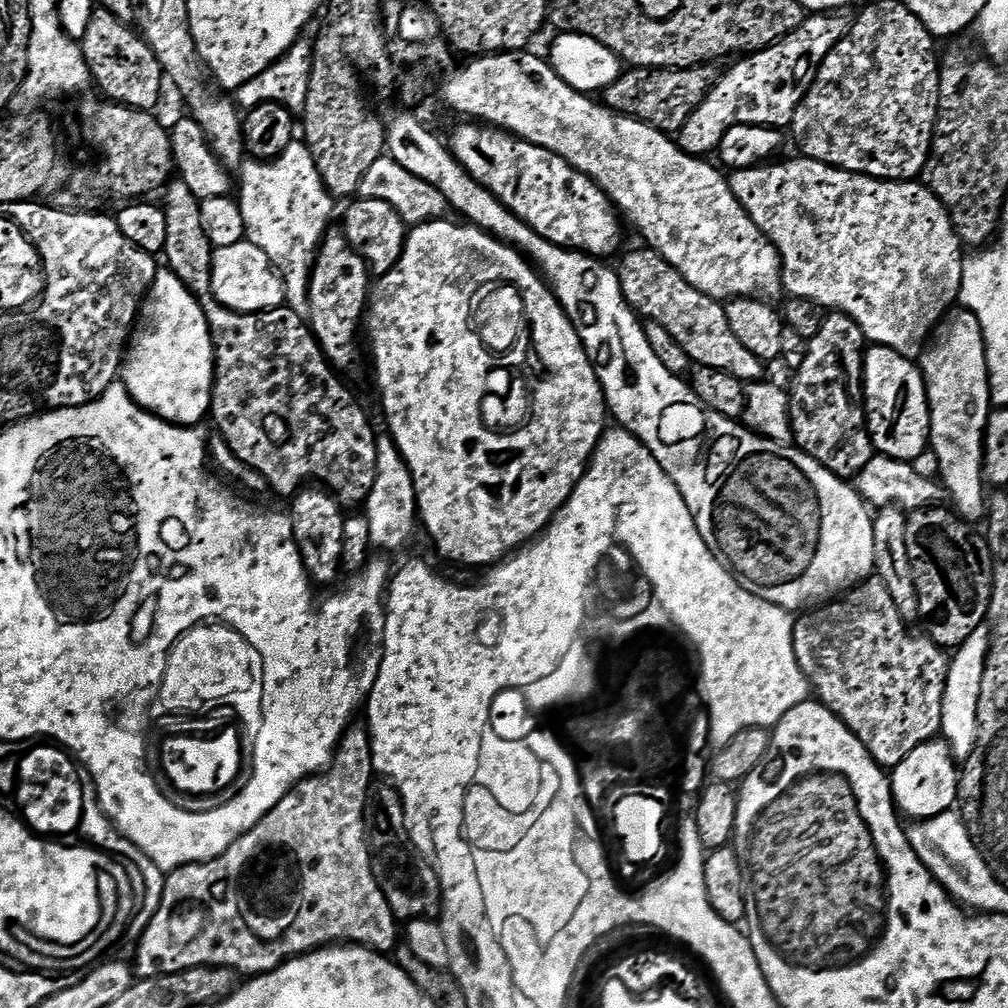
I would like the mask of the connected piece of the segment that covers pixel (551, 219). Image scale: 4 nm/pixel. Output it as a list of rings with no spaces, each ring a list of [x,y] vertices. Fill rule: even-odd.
[[[464,122],[456,132],[454,155],[456,161],[470,174],[470,178],[474,178],[474,182],[486,186],[486,190],[490,190],[494,198],[502,201],[523,224],[530,226],[552,244],[586,252],[597,258],[609,258],[619,250],[621,217],[616,205],[589,176],[570,166],[570,162],[558,158],[558,154],[521,140],[503,128],[485,126],[480,122]]]

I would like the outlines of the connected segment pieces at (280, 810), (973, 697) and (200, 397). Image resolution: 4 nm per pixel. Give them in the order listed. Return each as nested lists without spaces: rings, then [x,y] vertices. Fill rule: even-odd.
[[[349,727],[343,740],[340,741],[340,747],[337,748],[332,763],[323,772],[308,776],[302,783],[295,784],[290,794],[286,794],[286,798],[282,798],[282,802],[278,802],[278,806],[274,806],[274,810],[270,810],[270,814],[266,814],[266,818],[262,818],[262,822],[254,826],[254,830],[242,834],[242,838],[238,838],[238,842],[234,842],[230,850],[226,850],[213,860],[207,860],[201,864],[187,864],[167,873],[162,902],[154,918],[146,926],[146,930],[138,936],[140,945],[136,948],[136,960],[134,959],[135,975],[145,980],[146,978],[158,978],[162,974],[178,974],[182,970],[191,968],[235,968],[240,974],[259,974],[282,966],[294,956],[305,956],[307,952],[314,952],[325,946],[336,946],[341,942],[359,944],[365,948],[372,948],[375,952],[391,953],[397,947],[402,932],[398,927],[396,915],[390,910],[374,878],[372,849],[368,842],[368,831],[364,829],[368,811],[368,794],[372,790],[373,783],[372,738],[368,735],[367,727]]]
[[[980,627],[966,638],[966,642],[955,649],[948,668],[948,685],[944,691],[942,704],[942,738],[951,749],[957,761],[963,762],[974,754],[978,742],[978,698],[982,694],[982,676],[986,670],[988,648],[992,645],[992,636],[987,627]]]
[[[164,266],[159,269],[154,278],[151,288],[148,290],[147,296],[144,297],[143,304],[140,305],[139,319],[137,319],[131,337],[126,345],[124,359],[122,361],[122,382],[126,386],[126,390],[136,399],[137,404],[148,412],[153,412],[156,416],[160,416],[170,424],[182,424],[185,426],[196,426],[201,422],[200,419],[209,415],[212,406],[212,381],[216,379],[216,351],[212,349],[212,335],[208,329],[208,319],[204,313],[204,307],[199,304],[189,288],[178,279],[177,276],[168,267]]]

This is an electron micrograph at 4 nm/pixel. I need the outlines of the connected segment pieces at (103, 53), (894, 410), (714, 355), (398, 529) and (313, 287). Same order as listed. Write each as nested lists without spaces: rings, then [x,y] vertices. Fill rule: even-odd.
[[[96,8],[87,17],[86,34],[79,41],[81,50],[92,71],[95,87],[105,92],[109,101],[152,112],[166,89],[166,77],[160,69],[154,50],[132,24],[124,24],[105,8]]]
[[[872,346],[864,353],[862,407],[873,449],[895,460],[914,461],[930,448],[930,406],[924,374],[913,361],[889,348]]]
[[[640,246],[637,252],[632,252],[621,264],[618,264],[622,294],[628,299],[628,304],[645,321],[653,320],[658,326],[666,326],[670,334],[686,350],[693,365],[714,370],[726,370],[726,374],[734,374],[734,378],[745,382],[760,382],[765,379],[765,361],[760,360],[734,335],[730,330],[730,322],[726,322],[724,304],[712,300],[702,294],[670,262],[666,262],[647,246]]]
[[[382,434],[376,439],[378,466],[371,494],[364,503],[364,515],[369,522],[371,545],[384,550],[398,550],[406,545],[412,536],[414,524],[418,522],[416,491],[413,486],[412,472],[401,458],[391,435]]]
[[[329,231],[321,241],[315,263],[311,268],[308,296],[312,304],[310,327],[312,333],[316,335],[316,340],[319,342],[321,350],[328,357],[329,364],[337,370],[354,367],[356,359],[360,356],[360,348],[356,345],[356,331],[359,328],[361,331],[362,321],[365,319],[366,309],[370,303],[370,273],[368,263],[348,245],[348,240],[344,237],[343,231]]]

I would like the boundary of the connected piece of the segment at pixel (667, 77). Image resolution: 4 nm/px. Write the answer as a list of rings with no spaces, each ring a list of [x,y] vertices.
[[[712,66],[679,70],[632,68],[621,74],[609,88],[604,89],[602,100],[607,107],[621,116],[632,116],[635,120],[643,120],[659,132],[676,134],[716,85],[718,72],[714,69]]]

